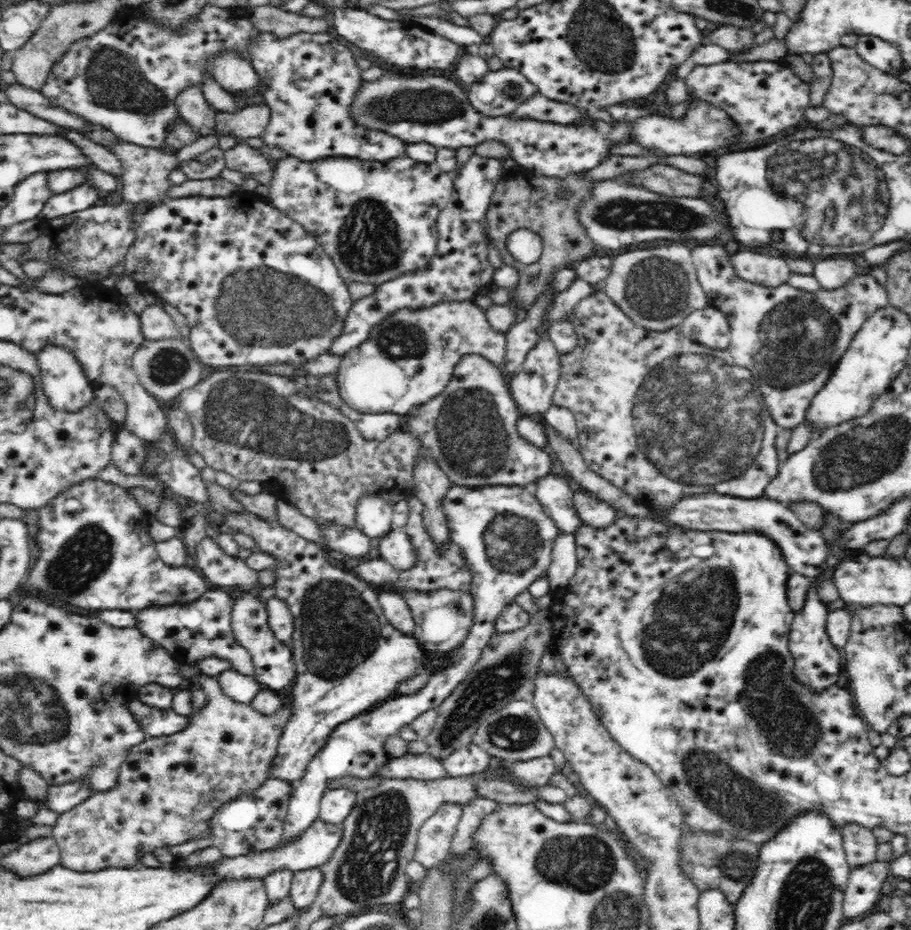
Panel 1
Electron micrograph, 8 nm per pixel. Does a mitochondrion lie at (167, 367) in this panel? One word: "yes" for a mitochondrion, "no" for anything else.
yes

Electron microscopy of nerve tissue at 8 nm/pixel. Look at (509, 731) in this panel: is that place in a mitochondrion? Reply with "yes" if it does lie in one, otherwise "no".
yes

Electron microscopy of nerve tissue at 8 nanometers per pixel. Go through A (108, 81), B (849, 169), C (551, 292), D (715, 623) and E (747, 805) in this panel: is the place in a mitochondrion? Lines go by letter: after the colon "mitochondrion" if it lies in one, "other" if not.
A: mitochondrion
B: mitochondrion
C: other
D: mitochondrion
E: mitochondrion

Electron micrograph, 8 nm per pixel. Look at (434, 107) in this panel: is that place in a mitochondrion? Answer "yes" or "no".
yes

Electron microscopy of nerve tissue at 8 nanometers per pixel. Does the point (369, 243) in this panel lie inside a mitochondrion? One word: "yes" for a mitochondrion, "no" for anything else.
yes

